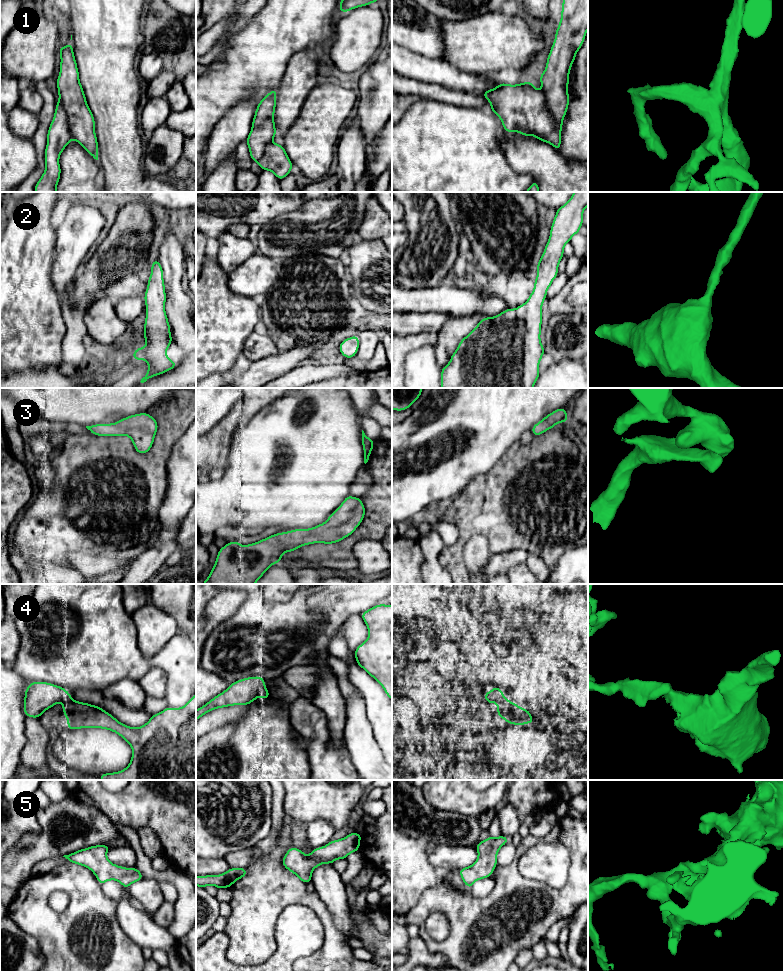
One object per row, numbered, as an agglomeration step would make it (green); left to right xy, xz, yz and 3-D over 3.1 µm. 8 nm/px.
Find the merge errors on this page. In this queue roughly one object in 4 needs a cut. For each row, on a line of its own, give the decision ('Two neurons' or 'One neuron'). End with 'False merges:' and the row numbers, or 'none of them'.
1: One neuron
2: One neuron
3: One neuron
4: Two neurons
5: One neuron
False merges: 4

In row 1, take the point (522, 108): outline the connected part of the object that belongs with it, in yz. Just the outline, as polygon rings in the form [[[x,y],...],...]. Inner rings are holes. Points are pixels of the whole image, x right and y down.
[[[563,0],[561,20],[555,40],[547,57],[545,71],[540,74],[542,89],[536,89],[532,81],[510,85],[500,83],[481,95],[491,104],[507,133],[516,131],[523,136],[535,136],[560,151],[563,118],[570,103],[568,95],[569,73],[576,53],[582,47],[588,29],[588,0]]]

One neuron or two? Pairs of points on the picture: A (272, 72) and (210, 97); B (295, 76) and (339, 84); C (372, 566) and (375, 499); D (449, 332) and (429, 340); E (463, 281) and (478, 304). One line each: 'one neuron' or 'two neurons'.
A: one neuron
B: two neurons
C: two neurons
D: two neurons
E: two neurons

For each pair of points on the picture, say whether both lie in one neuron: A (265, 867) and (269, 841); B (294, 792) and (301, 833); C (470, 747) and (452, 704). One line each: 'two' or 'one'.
A: two
B: two
C: one

